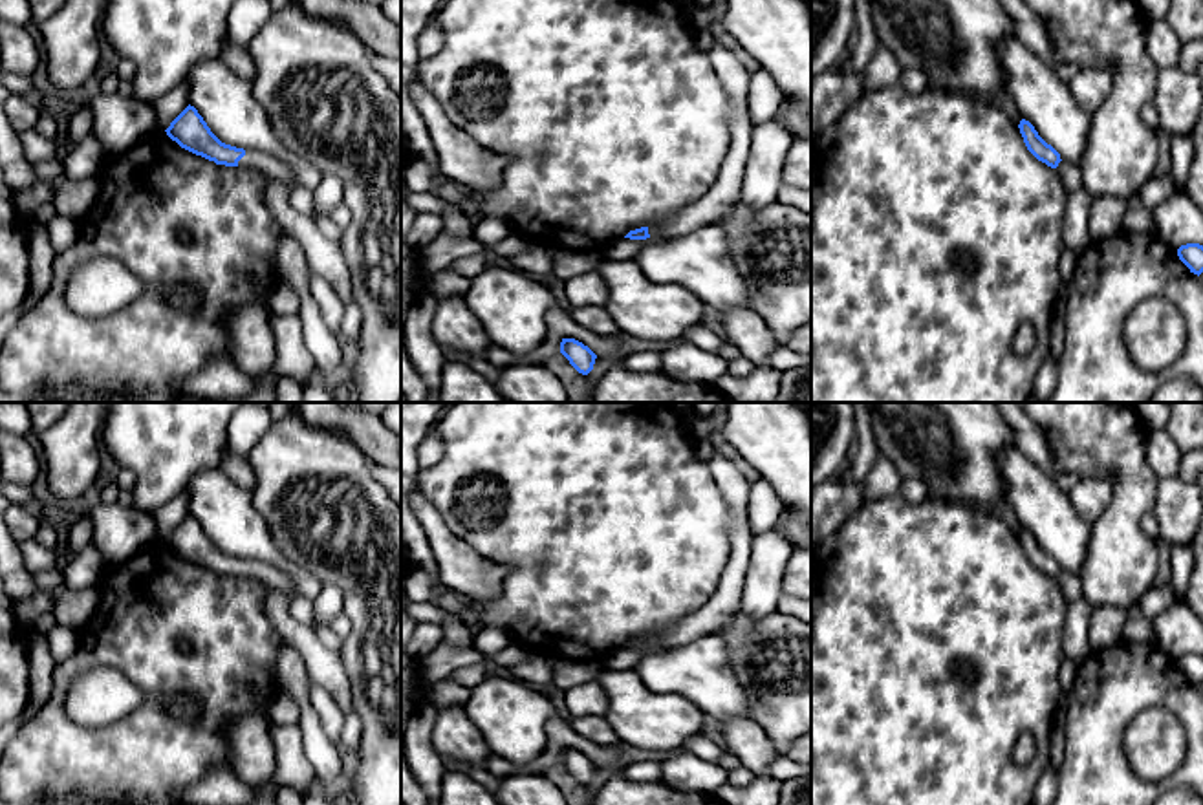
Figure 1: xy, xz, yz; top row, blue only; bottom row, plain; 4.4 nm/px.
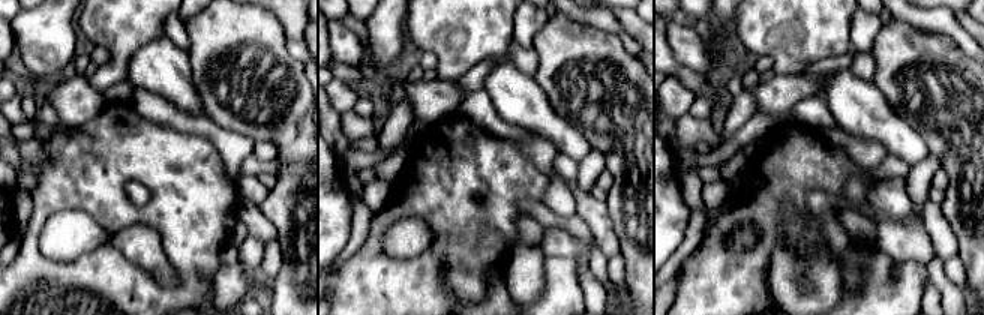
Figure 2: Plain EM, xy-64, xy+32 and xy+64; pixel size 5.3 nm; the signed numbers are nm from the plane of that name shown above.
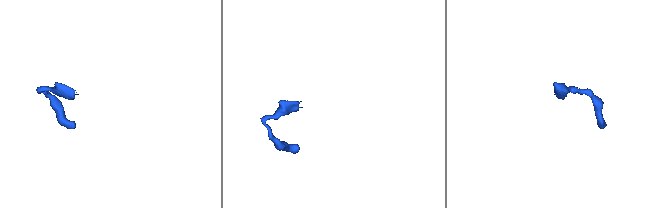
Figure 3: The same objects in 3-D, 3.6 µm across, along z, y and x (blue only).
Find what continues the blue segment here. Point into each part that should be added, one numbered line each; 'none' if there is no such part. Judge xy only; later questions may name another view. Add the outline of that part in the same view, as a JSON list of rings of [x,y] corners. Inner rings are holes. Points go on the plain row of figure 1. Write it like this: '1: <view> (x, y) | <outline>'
1: xy (259, 571) | [[[245,560],[245,565],[238,571],[238,578],[253,578],[256,582],[267,584],[284,593],[286,598],[297,596],[297,593],[293,591],[293,582],[269,564]]]

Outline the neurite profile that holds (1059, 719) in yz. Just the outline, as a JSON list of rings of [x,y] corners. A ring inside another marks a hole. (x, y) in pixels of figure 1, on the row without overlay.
[[[1058,708],[1053,715],[1051,724],[1051,767],[1060,768],[1064,761],[1064,724],[1066,724],[1066,714],[1062,714]]]

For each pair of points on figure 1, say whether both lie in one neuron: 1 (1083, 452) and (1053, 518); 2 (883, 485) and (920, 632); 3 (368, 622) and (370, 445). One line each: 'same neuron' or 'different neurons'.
1: different neurons
2: different neurons
3: different neurons

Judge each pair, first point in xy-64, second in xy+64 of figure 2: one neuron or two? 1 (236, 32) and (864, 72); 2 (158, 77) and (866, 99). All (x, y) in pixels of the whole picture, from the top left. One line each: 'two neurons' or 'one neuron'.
1: two neurons
2: one neuron

